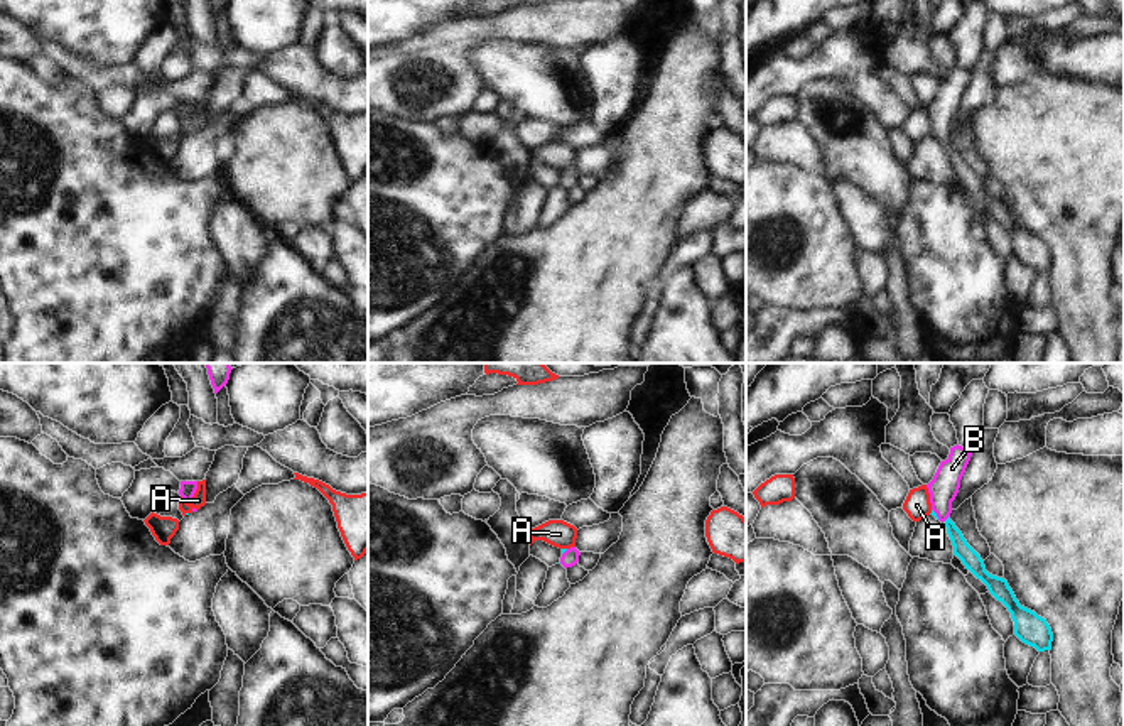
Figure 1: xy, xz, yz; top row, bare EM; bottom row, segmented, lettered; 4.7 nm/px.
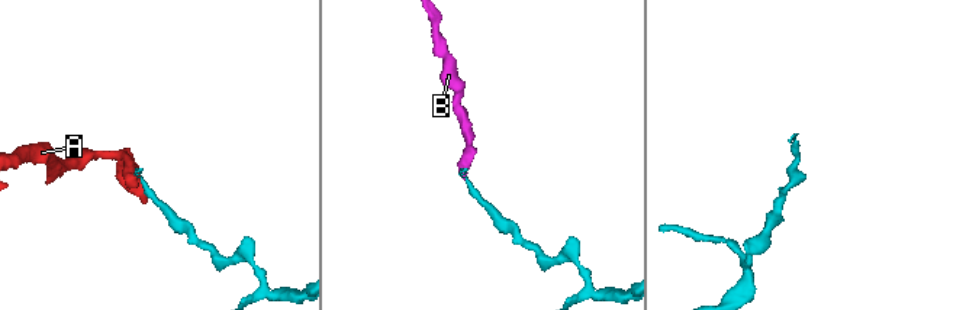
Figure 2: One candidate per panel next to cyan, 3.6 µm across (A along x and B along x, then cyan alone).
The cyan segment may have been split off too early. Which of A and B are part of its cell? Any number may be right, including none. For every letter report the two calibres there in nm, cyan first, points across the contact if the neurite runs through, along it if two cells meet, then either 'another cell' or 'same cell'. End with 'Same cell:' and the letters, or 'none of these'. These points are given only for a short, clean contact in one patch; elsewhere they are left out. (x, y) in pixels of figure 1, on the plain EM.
A: calibres 20 and 130 nm; border xz (562, 169), (566, 171); another cell
B: calibres 90 and 140 nm; way yz (971, 181), (961, 169), (947, 140), (944, 108); same cell
Same cell: B

